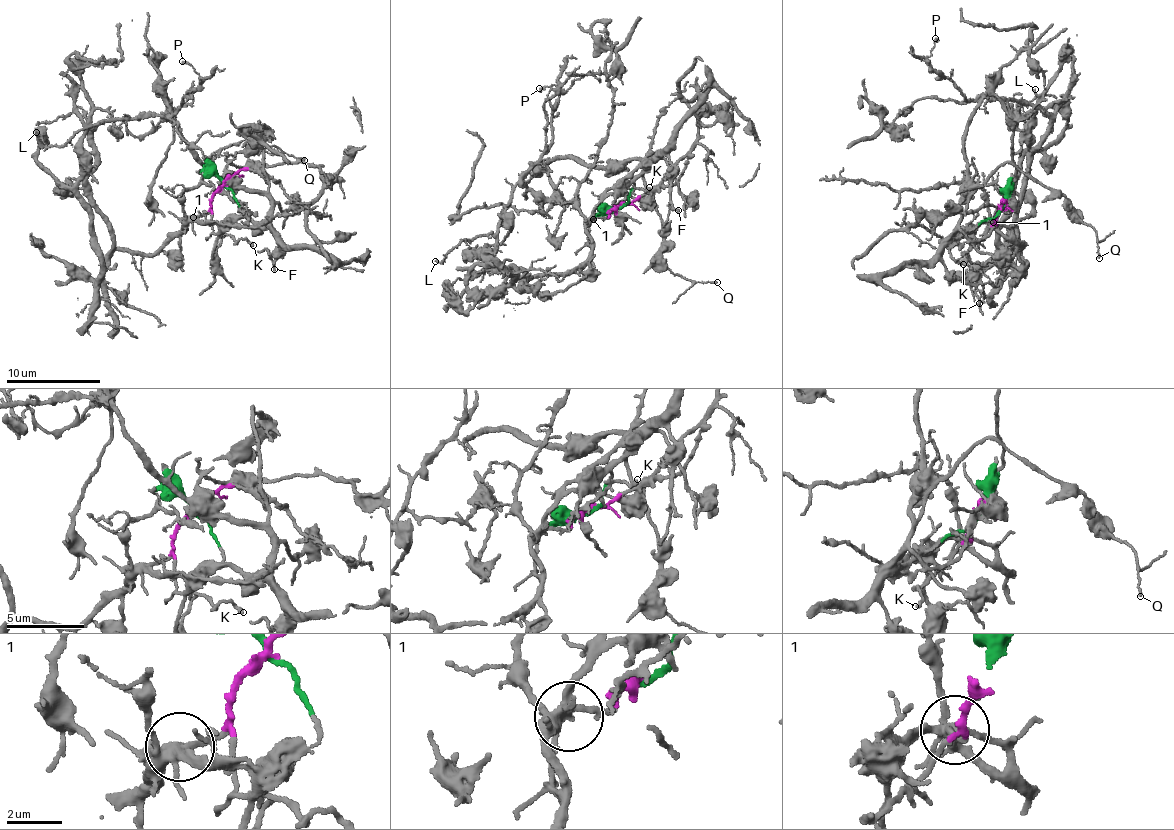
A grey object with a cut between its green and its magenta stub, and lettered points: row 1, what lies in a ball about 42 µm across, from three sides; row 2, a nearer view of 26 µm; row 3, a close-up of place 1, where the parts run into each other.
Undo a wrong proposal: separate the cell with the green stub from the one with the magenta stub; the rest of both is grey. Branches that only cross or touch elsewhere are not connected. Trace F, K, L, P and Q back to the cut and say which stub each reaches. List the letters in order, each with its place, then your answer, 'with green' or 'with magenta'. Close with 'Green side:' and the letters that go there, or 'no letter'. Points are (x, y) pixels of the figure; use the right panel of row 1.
F: (979, 303) | with green
K: (963, 264) | with magenta
L: (1035, 89) | with magenta
P: (935, 38) | with magenta
Q: (1099, 258) | with green
Green side: F, Q

